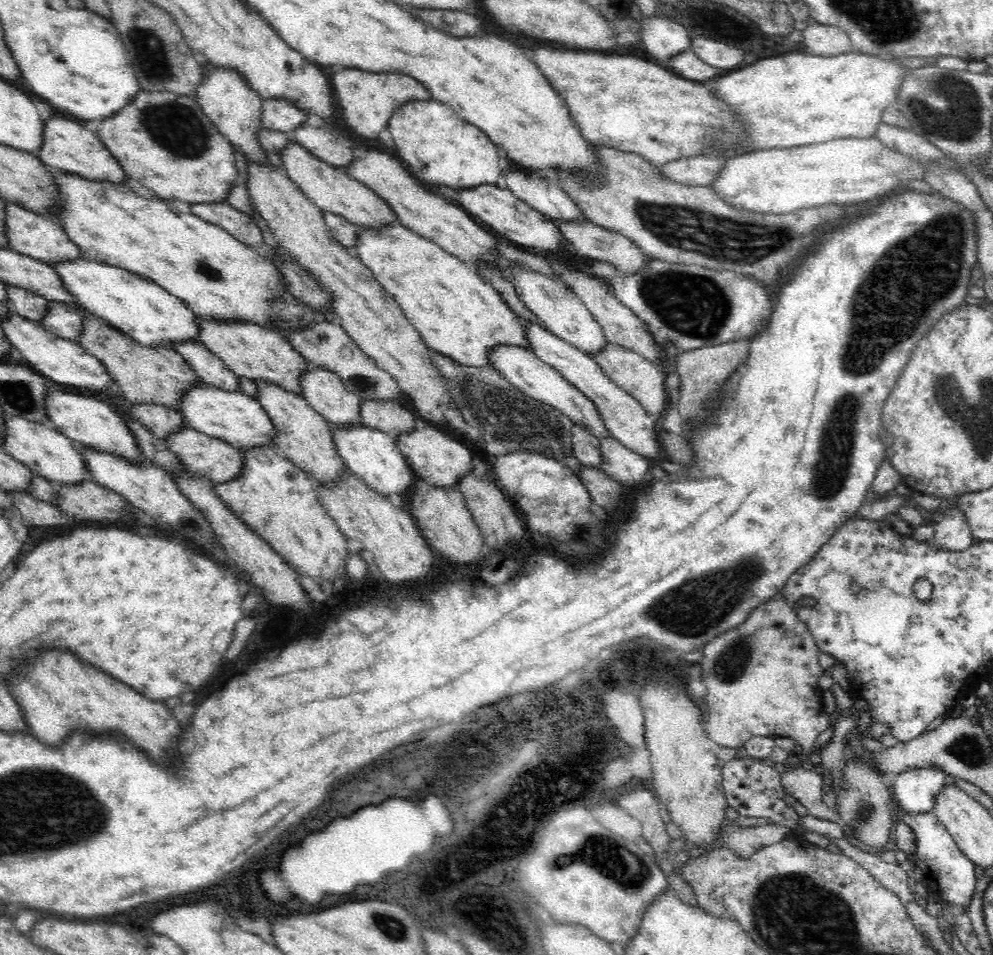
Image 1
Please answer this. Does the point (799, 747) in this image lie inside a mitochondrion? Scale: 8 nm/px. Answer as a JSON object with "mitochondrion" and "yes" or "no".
{"mitochondrion":"no"}

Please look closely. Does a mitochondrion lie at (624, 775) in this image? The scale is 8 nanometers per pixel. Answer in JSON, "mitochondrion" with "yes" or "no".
{"mitochondrion":"no"}

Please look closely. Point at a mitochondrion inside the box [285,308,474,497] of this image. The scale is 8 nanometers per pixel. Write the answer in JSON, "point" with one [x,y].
{"point":[366,385]}

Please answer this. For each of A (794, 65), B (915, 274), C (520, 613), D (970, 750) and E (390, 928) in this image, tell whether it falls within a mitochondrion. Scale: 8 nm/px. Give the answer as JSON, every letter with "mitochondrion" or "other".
{"A":"other","B":"mitochondrion","C":"other","D":"mitochondrion","E":"mitochondrion"}

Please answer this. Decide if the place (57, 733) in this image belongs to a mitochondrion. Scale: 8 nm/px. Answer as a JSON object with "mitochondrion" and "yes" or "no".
{"mitochondrion":"no"}

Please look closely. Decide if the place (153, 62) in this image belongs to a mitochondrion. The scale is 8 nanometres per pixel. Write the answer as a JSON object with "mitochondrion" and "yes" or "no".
{"mitochondrion":"yes"}

